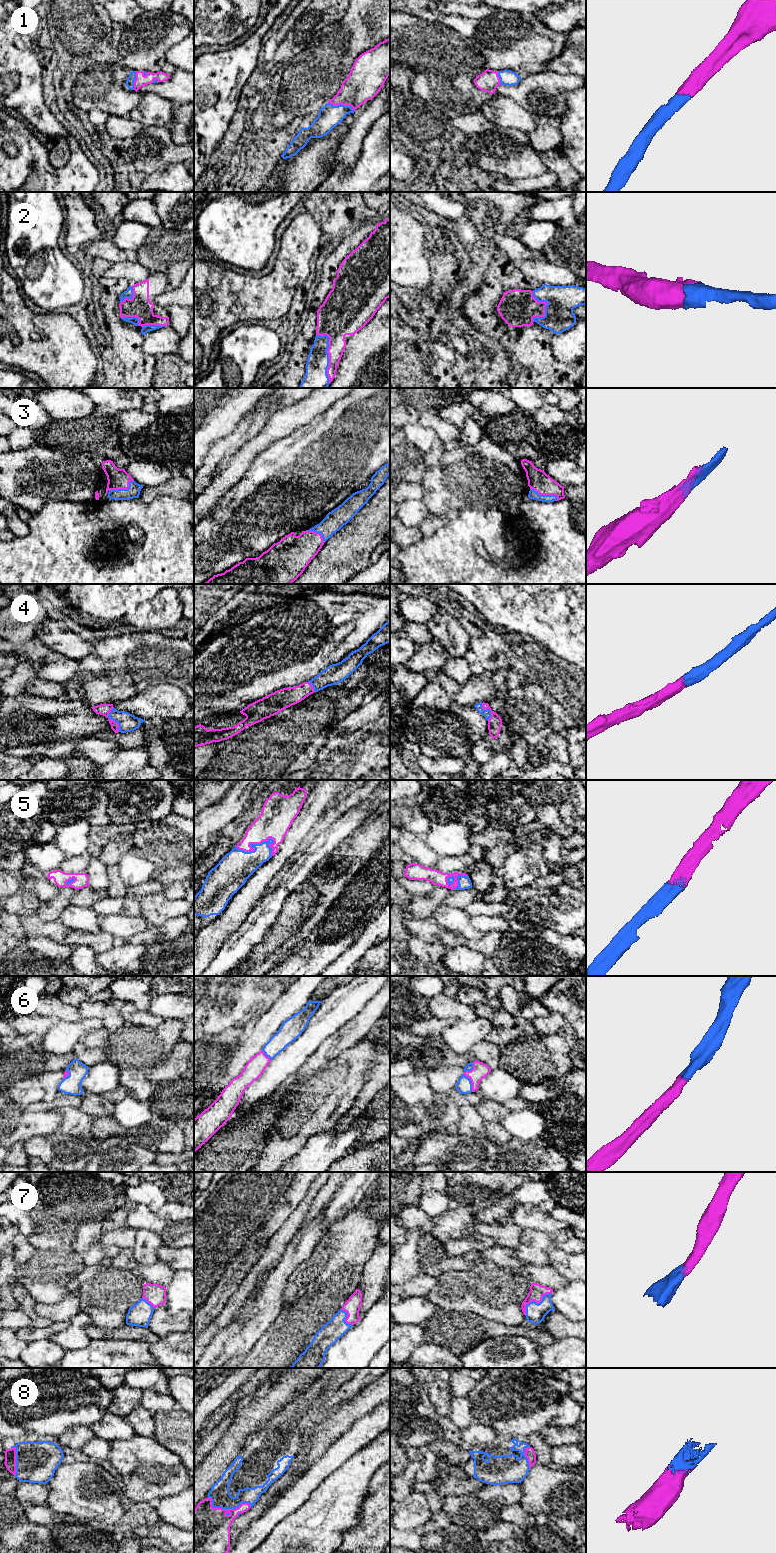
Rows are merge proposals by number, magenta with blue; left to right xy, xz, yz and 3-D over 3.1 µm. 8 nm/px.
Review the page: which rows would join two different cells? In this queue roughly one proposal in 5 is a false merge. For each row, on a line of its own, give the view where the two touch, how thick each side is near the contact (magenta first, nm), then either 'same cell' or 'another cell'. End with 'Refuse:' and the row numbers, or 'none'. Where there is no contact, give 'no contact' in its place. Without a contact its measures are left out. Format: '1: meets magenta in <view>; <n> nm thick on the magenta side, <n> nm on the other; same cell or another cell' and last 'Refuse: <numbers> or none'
1: meets magenta in xz; 280 nm thick on the magenta side, 180 nm on the other; same cell
2: meets magenta in xz; 240 nm thick on the magenta side, 200 nm on the other; same cell
3: meets magenta in yz; 170 nm thick on the magenta side, 70 nm on the other; same cell
4: meets magenta in xy; 100 nm thick on the magenta side, 150 nm on the other; same cell
5: meets magenta in xz; 260 nm thick on the magenta side, 260 nm on the other; same cell
6: meets magenta in yz; 130 nm thick on the magenta side, 120 nm on the other; same cell
7: meets magenta in yz; 120 nm thick on the magenta side, 160 nm on the other; same cell
8: meets magenta in xz; 360 nm thick on the magenta side, 160 nm on the other; same cell
Refuse: none

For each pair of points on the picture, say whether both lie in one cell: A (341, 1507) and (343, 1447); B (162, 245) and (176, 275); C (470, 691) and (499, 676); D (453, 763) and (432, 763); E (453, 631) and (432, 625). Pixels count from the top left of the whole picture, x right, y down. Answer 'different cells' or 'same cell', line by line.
A: different cells
B: same cell
C: same cell
D: same cell
E: same cell

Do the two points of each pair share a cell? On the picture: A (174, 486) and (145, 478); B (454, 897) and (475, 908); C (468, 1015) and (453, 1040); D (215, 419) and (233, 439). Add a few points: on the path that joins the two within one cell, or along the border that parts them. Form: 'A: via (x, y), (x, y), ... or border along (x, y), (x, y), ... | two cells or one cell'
A: border along (175, 474), (163, 483), (143, 487) | two cells
B: border along (476, 899), (464, 909) | two cells
C: border along (477, 1017), (469, 1021), (462, 1020) | two cells
D: border along (243, 415), (229, 433), (209, 447) | two cells

